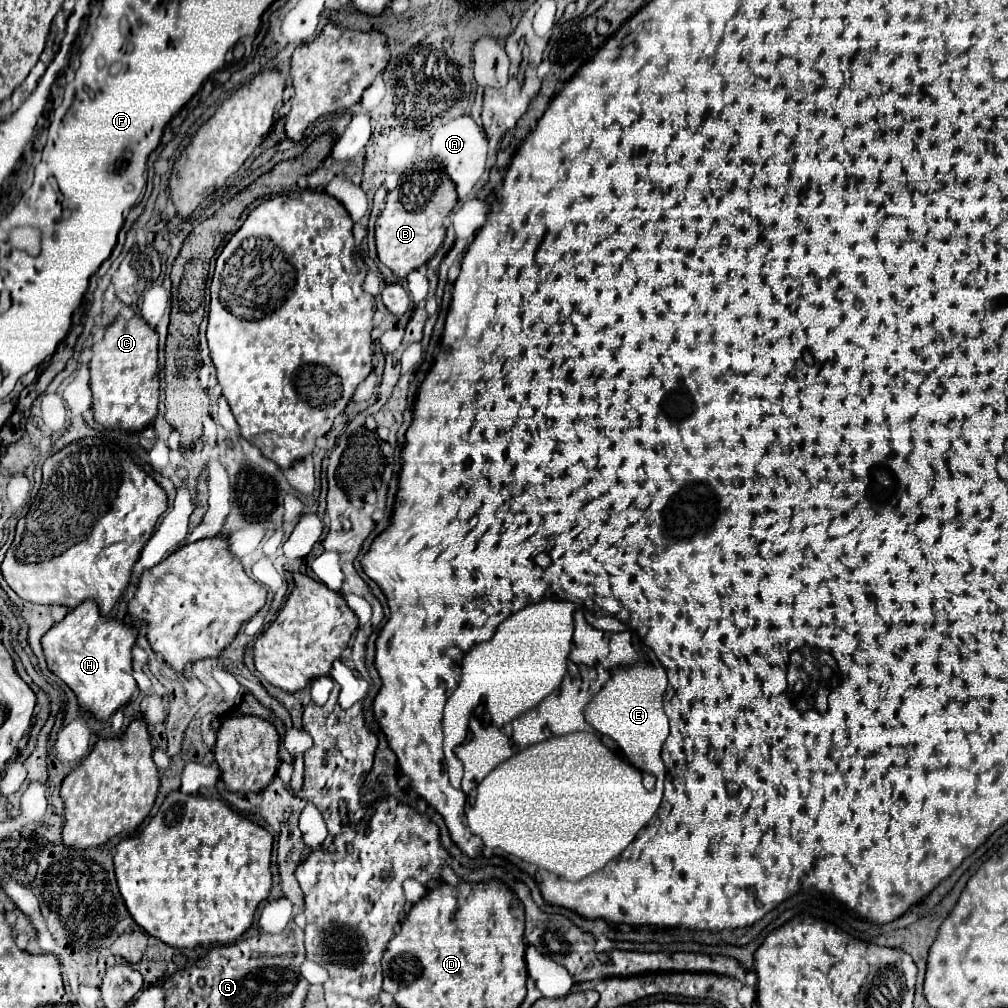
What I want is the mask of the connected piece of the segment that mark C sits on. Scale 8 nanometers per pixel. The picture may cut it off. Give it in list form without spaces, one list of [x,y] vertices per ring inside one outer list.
[[[141,316],[131,320],[117,318],[107,330],[101,342],[93,344],[91,392],[93,414],[99,424],[113,430],[143,430],[157,416],[159,402],[159,378],[157,378],[157,332],[151,330]]]

